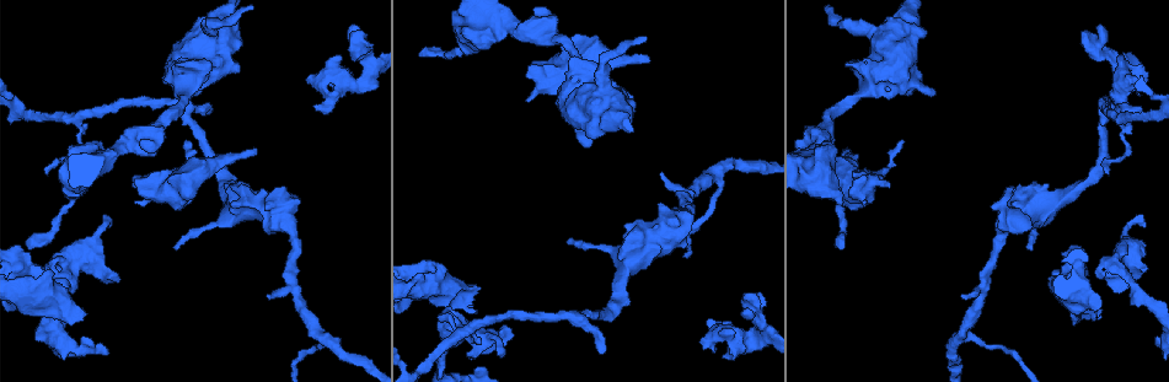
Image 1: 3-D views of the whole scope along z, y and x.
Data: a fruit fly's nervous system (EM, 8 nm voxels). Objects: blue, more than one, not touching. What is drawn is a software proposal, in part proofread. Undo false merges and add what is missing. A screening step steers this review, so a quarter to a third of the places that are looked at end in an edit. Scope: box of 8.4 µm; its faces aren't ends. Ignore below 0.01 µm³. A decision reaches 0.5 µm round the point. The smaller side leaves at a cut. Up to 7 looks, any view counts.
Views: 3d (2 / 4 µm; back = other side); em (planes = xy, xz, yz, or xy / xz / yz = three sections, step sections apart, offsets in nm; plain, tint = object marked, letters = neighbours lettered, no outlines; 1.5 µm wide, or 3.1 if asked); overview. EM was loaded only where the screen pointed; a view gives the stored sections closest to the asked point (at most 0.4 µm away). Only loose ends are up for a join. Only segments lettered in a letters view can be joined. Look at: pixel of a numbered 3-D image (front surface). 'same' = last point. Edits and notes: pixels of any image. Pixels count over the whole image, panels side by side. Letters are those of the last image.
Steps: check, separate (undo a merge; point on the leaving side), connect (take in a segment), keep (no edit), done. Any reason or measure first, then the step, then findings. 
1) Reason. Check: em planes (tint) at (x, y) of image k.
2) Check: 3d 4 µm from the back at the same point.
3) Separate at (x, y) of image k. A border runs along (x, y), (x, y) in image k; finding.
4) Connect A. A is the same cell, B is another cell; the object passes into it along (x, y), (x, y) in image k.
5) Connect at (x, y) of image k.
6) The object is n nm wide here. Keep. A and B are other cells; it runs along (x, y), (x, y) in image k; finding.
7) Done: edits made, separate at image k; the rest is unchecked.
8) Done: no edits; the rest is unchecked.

Branch stops here. Check: 3d 2 µm at (28, 249) of image 1.

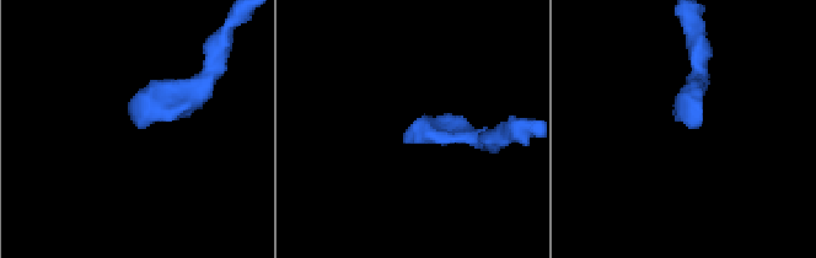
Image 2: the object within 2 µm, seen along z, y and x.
Check: em planes (plain) at (406, 139) of image 2.

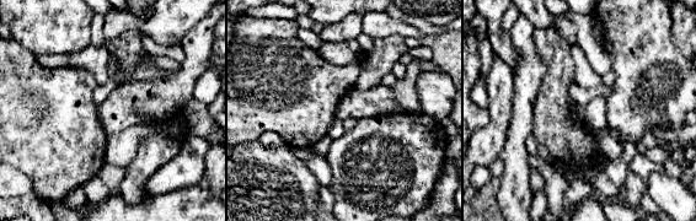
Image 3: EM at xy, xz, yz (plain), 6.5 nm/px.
Check: em planes (letters) at the same point.

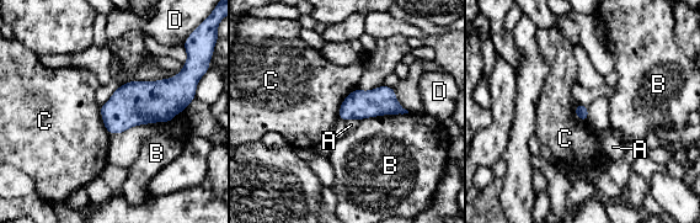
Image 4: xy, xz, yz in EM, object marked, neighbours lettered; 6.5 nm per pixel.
Keep. A, B, C and D are other cells; a border runs along (356, 88), (342, 101), (337, 117) in image 4; no lettered segment goes on from it.

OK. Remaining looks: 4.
An open end. Check: em planes (letters) at (254, 149) of image 1.

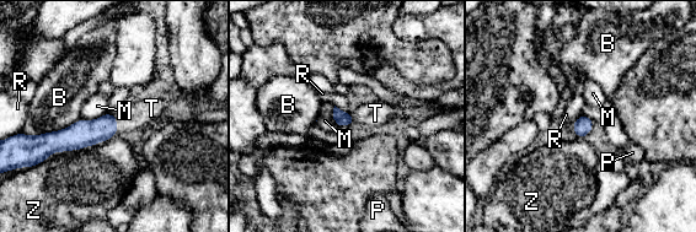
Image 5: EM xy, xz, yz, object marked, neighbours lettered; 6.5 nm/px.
Connect T. T is the same cell, B, M, P, R and Z are other cells; the object passes into it along (84, 133), (116, 125), (143, 112) in image 5; it goes on there.

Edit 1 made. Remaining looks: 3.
An open end. Check: em planes (letters) at (1139, 108) of image 1.

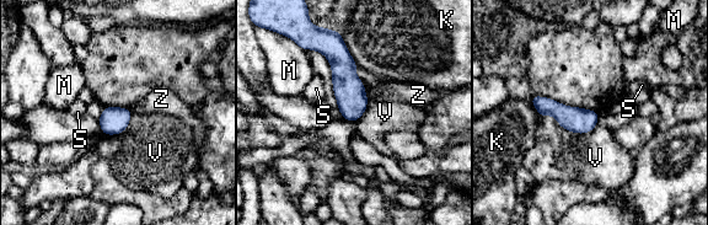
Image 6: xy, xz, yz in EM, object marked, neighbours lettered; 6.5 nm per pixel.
The object is 170 nm wide here. Keep. K, M, S, V and Z are other cells; a border runs along (541, 117), (578, 133), (597, 123) in image 6; no lettered segment goes on from it.

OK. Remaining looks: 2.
Done: edits made, connect at image 5; the rest is unchecked.

